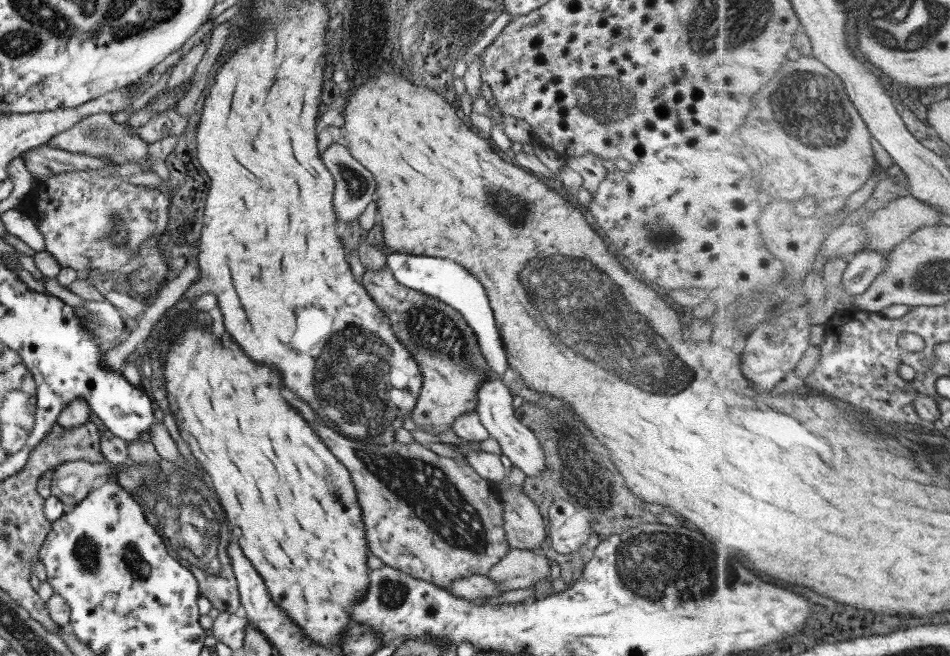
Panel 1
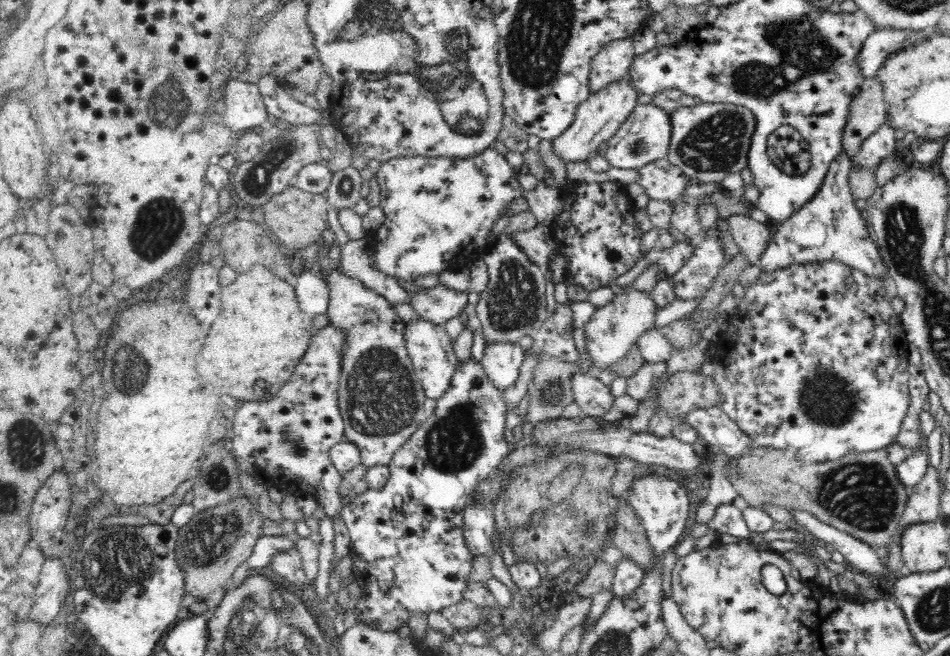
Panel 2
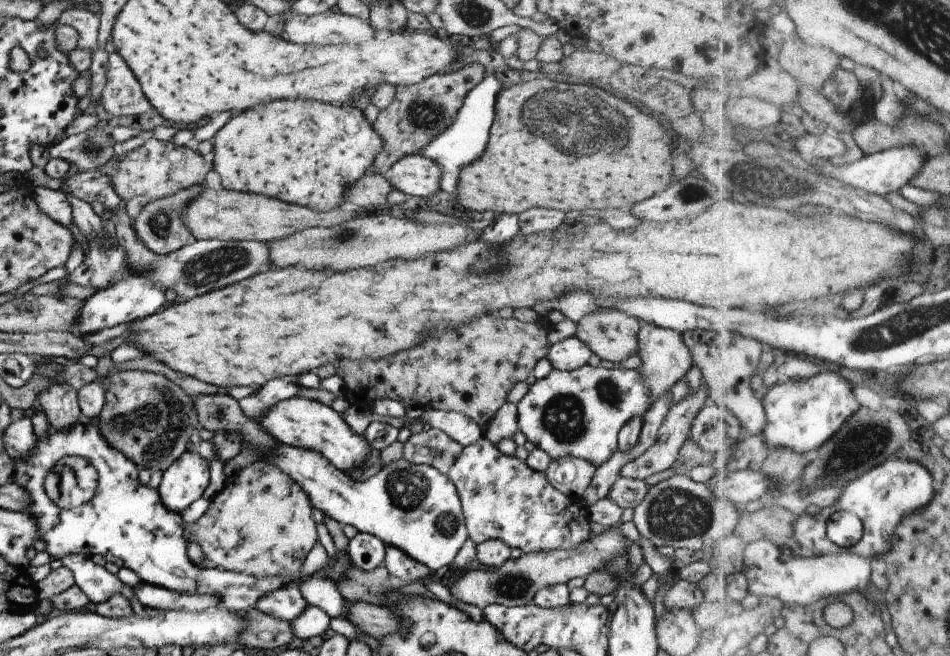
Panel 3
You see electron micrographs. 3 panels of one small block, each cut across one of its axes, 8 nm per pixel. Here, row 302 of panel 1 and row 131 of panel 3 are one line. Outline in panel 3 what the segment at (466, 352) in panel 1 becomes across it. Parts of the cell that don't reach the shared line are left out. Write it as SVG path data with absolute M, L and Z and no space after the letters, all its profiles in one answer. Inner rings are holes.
M476 62L457 66L455 70L433 73L414 85L394 87L395 96L387 108L380 110L372 123L373 130L383 141L382 151L373 159L370 170L384 175L399 159L419 155L421 149L442 133L456 117L464 96L484 76L483 67Z

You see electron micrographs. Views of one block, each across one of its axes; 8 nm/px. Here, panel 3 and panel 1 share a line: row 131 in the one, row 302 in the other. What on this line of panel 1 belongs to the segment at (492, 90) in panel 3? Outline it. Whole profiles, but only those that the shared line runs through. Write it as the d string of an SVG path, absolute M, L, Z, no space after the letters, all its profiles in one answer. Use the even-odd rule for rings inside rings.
M392 252L386 256L385 266L389 269L391 276L401 286L421 291L439 301L449 305L449 307L459 311L465 323L473 331L481 349L481 355L485 357L485 363L497 374L502 374L507 367L504 346L500 340L499 331L495 324L487 296L483 286L459 264L453 260L445 258L431 258L431 256L411 256L411 254L401 254Z

